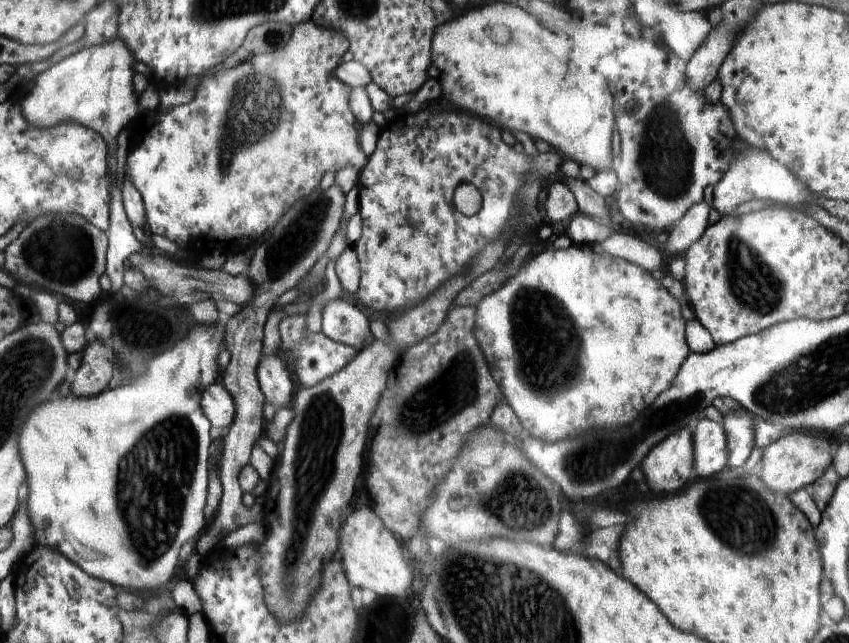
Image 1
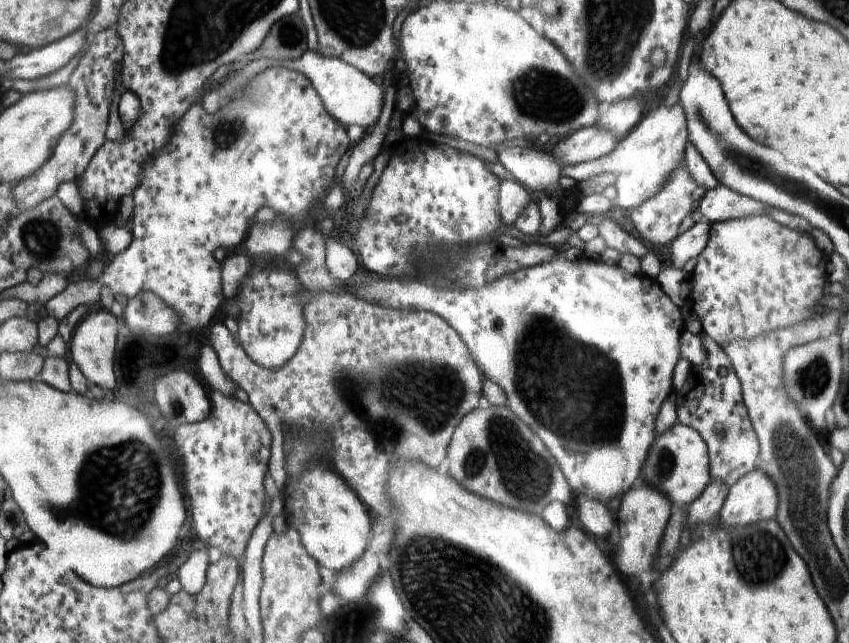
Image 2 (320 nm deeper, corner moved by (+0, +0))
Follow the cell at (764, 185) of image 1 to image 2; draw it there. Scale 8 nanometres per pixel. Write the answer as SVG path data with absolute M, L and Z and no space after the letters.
M703 218L702 222L694 223L690 230L673 240L672 246L667 251L668 260L672 262L673 267L682 269L688 260L697 258L706 248L712 224L708 220L704 222L704 219L706 218Z

